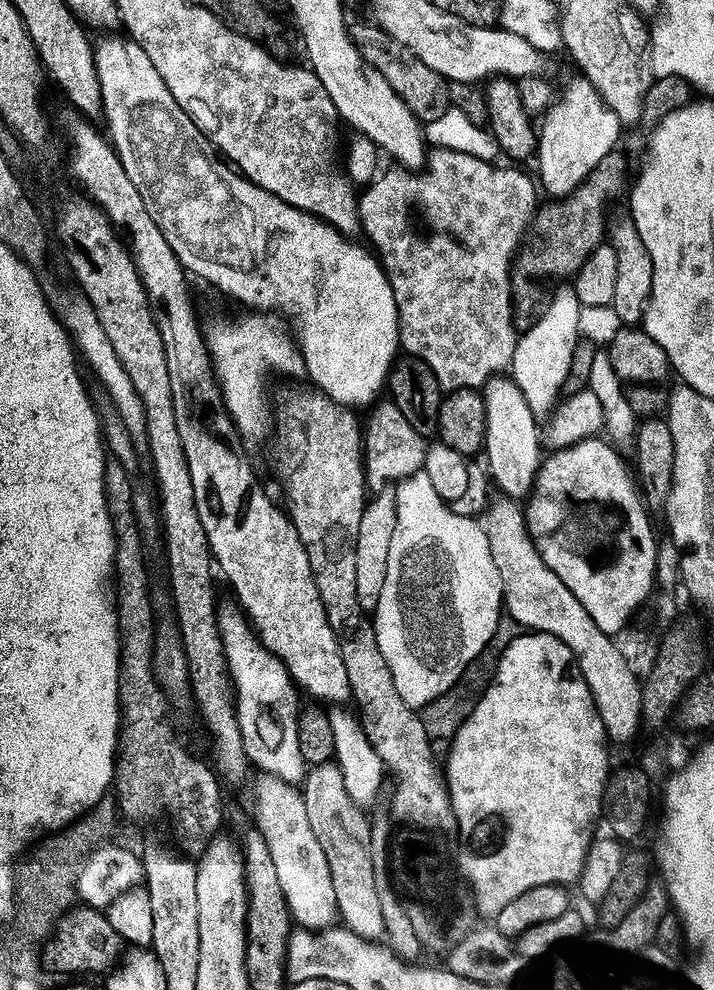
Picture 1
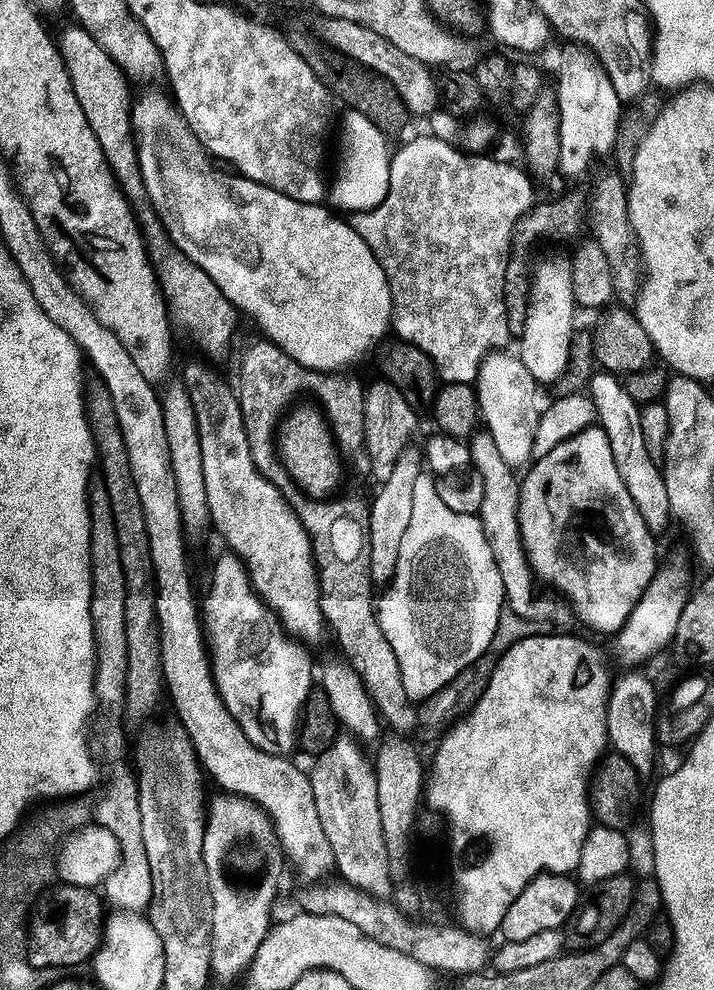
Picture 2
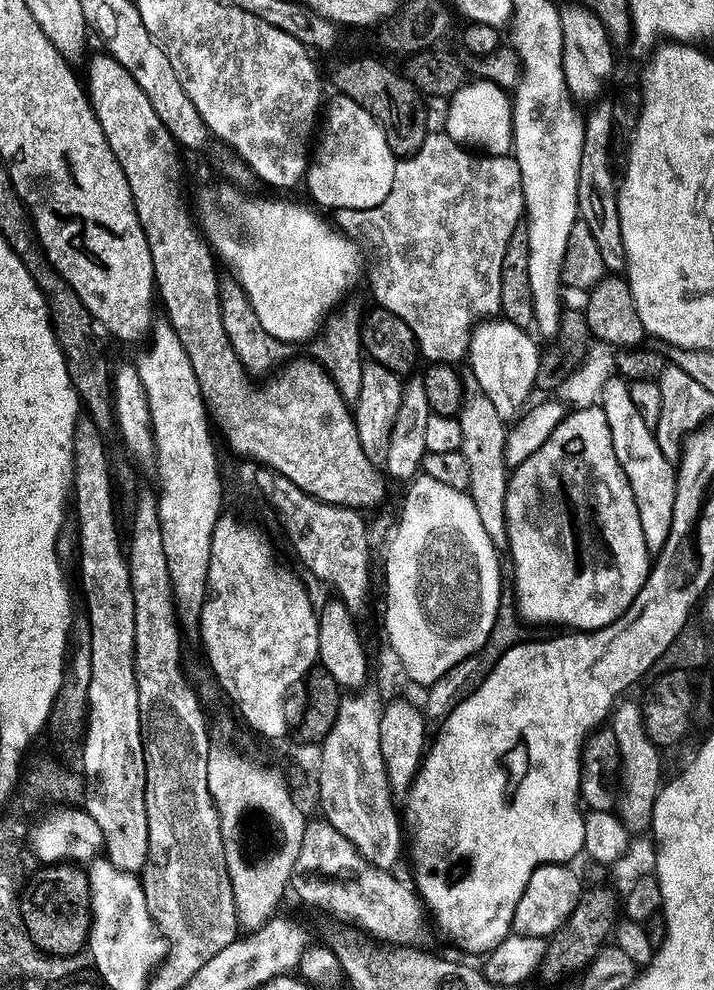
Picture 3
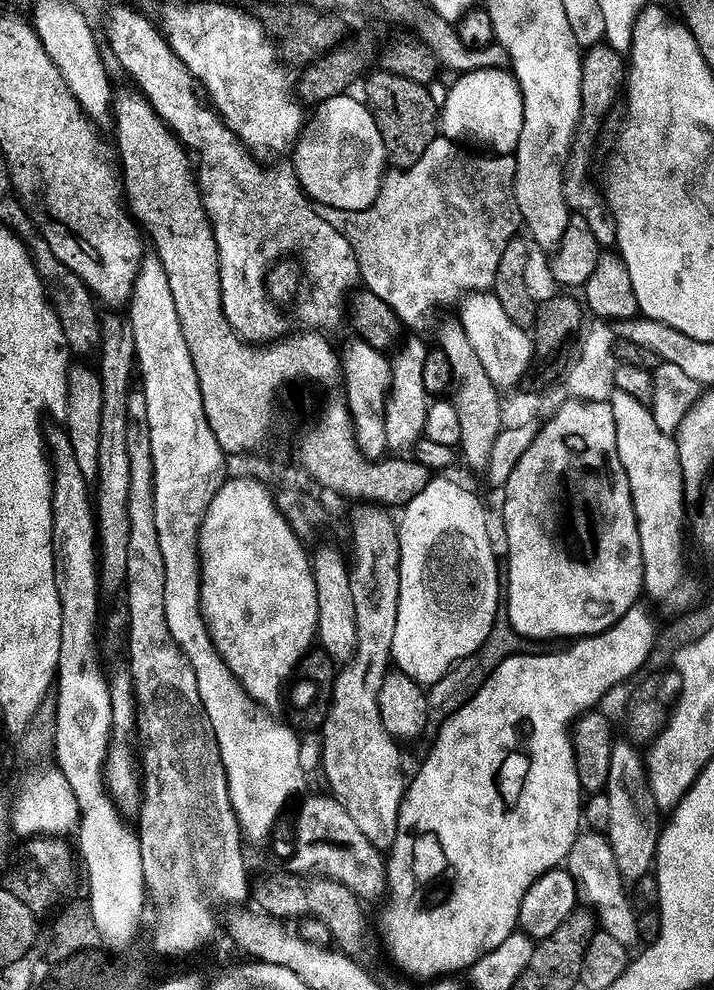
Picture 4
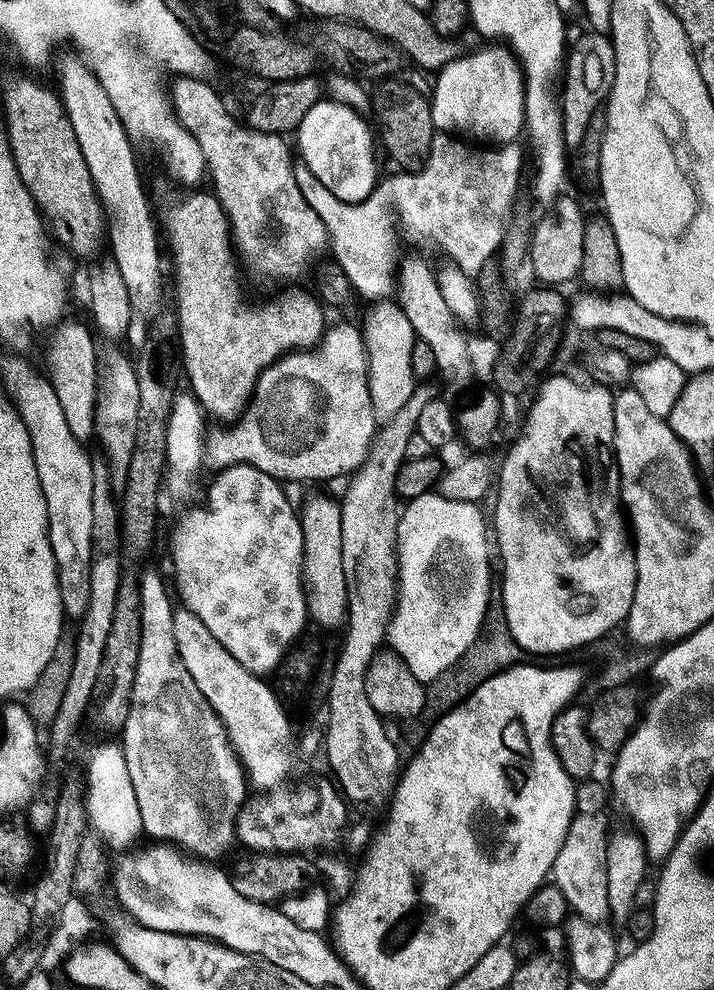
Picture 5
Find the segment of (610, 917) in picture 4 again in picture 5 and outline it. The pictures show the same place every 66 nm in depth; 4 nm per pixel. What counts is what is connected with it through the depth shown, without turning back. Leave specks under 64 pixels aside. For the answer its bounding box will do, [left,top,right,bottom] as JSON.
[550,813,610,924]

